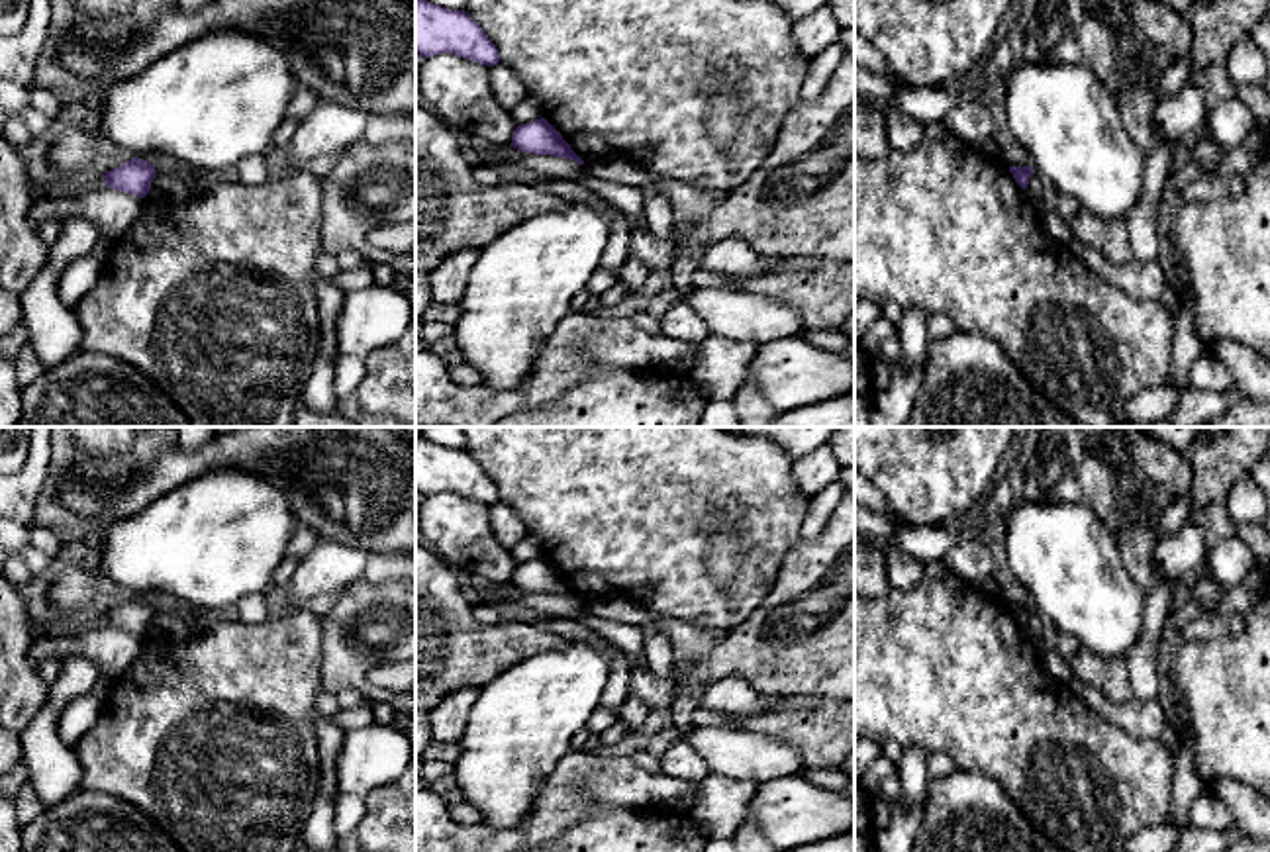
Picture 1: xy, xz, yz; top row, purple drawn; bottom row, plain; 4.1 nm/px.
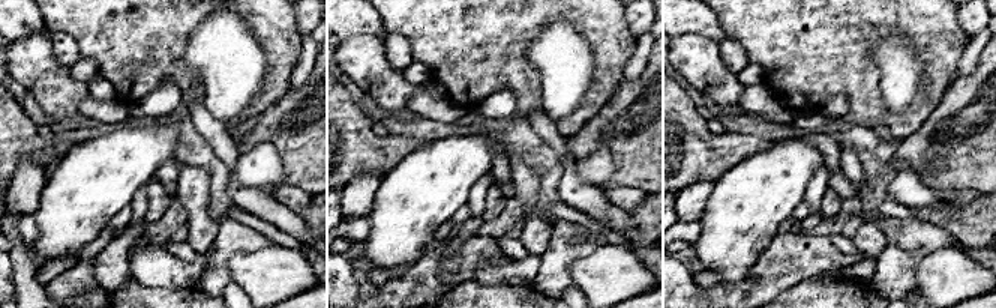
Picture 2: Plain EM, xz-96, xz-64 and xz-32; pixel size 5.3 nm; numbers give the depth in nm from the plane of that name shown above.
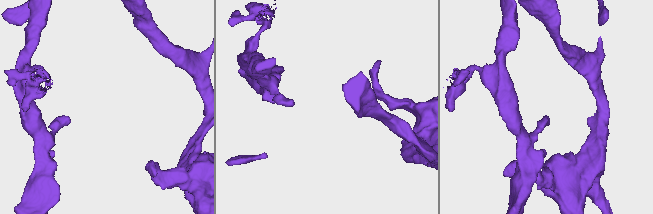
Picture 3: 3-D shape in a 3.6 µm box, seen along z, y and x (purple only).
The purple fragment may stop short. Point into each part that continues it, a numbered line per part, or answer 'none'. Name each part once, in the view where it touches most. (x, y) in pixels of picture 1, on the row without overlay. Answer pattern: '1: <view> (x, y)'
none

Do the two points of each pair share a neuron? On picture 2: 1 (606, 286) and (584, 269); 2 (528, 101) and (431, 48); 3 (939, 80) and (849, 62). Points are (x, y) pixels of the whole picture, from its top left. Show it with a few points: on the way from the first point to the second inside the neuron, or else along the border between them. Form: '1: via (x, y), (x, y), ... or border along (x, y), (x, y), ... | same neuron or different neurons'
1: via (600, 280), (590, 274) | same neuron
2: via (509, 75), (482, 48), (456, 48) | same neuron
3: via (917, 108), (906, 119), (888, 119), (863, 90) | same neuron

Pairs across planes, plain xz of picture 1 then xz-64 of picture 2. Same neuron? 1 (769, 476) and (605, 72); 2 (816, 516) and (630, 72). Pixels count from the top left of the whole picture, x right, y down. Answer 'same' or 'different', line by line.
1: same
2: same

